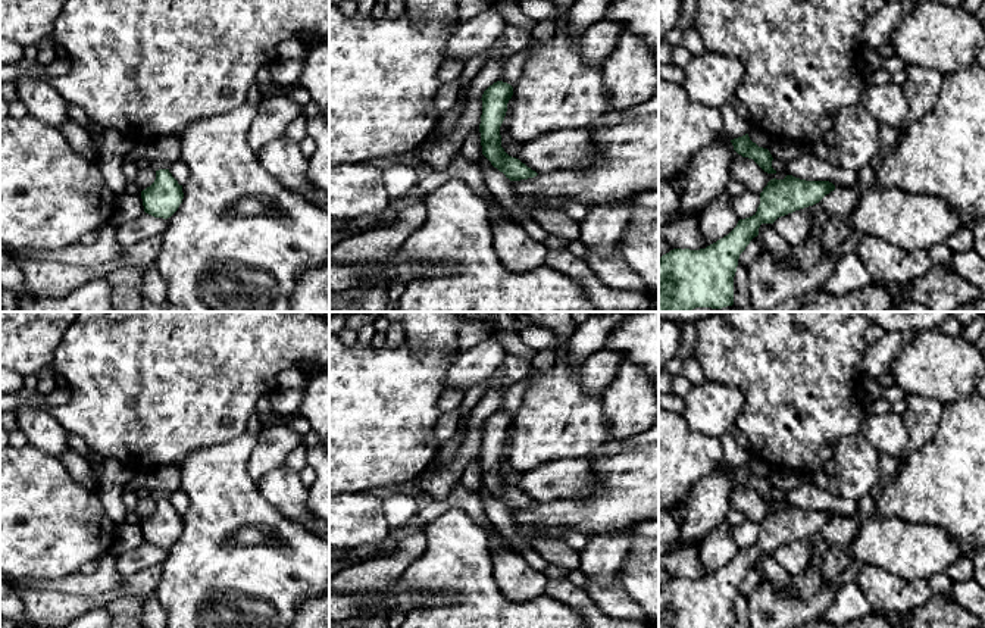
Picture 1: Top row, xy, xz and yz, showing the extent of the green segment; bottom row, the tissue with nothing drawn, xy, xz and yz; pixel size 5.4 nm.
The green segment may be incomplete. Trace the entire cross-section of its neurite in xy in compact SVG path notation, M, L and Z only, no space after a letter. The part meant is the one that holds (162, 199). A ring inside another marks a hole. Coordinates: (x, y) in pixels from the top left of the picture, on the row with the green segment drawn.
M169 169L156 171L154 182L141 191L144 212L154 218L171 218L184 199L182 185Z

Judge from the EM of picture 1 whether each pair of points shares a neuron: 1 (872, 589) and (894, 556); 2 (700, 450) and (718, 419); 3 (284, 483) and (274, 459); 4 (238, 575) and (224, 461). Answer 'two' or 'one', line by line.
1: two
2: two
3: two
4: one

